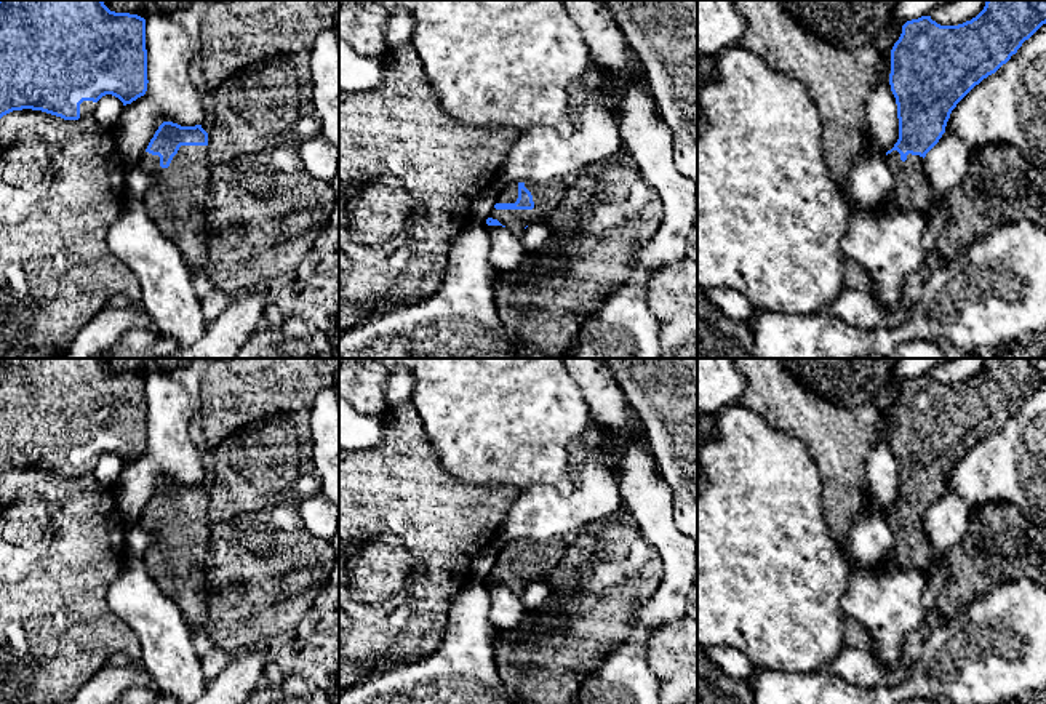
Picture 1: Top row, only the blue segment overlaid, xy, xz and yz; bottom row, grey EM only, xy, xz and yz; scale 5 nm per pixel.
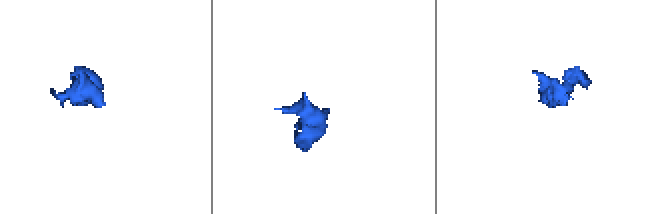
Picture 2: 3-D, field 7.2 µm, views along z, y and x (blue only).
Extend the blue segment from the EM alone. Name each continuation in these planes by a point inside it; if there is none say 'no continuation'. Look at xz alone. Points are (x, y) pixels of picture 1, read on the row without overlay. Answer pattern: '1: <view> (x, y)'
1: xz (547, 554)

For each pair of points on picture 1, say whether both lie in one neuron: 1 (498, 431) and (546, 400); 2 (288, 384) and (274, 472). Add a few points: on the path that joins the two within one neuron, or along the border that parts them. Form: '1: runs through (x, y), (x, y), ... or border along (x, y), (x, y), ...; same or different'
1: runs through (509, 424), (530, 408), (534, 408); same
2: border along (307, 408), (271, 413), (248, 424); different

